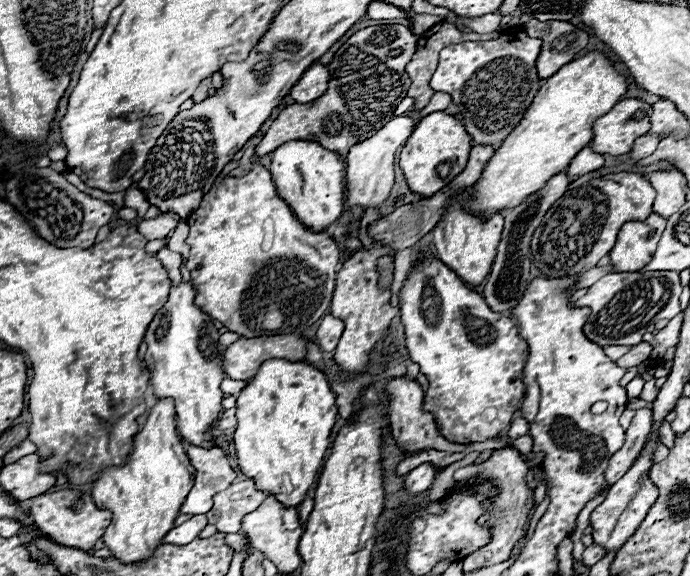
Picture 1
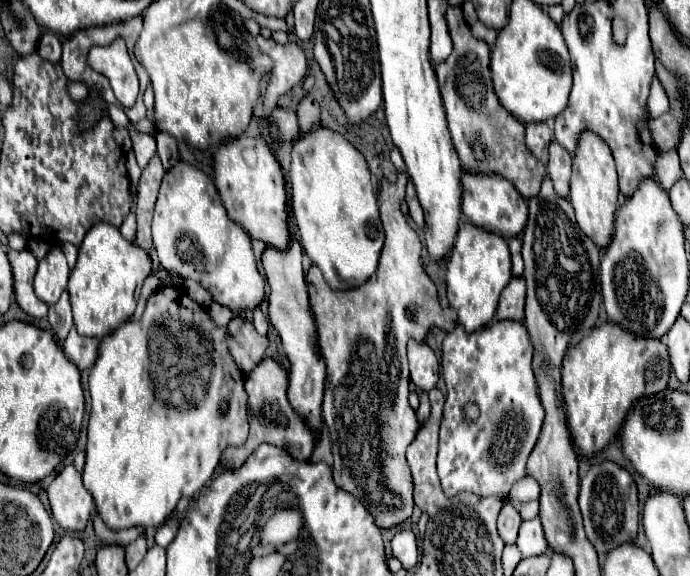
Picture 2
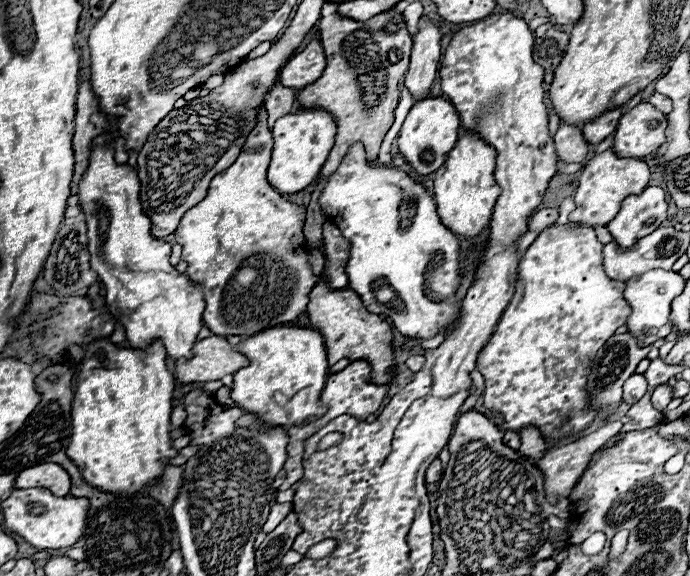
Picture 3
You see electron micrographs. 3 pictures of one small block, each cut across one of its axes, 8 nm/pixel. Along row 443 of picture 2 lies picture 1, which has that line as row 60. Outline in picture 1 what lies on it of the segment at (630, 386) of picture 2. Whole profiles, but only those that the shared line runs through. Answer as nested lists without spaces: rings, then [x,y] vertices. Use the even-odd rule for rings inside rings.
[[[594,50],[578,60],[568,62],[538,90],[524,118],[512,130],[512,134],[494,152],[484,174],[474,184],[474,194],[468,200],[468,210],[484,218],[518,206],[528,194],[534,194],[560,170],[568,168],[568,162],[592,140],[592,124],[596,118],[612,110],[628,90],[626,78],[610,64],[610,60]]]

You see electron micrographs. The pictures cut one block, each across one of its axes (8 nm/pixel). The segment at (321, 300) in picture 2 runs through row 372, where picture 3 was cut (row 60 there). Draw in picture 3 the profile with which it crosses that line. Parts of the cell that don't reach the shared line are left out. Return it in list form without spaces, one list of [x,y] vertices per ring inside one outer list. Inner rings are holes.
[[[326,2],[322,6],[322,18],[318,26],[320,42],[324,46],[328,64],[324,74],[314,84],[302,88],[302,92],[298,94],[298,102],[304,108],[318,108],[330,112],[338,124],[336,144],[320,170],[318,186],[312,192],[304,226],[306,242],[322,252],[322,224],[328,220],[328,216],[322,212],[318,198],[326,186],[326,180],[336,172],[352,144],[362,142],[366,148],[368,162],[376,162],[380,144],[394,122],[394,110],[398,106],[398,82],[408,70],[412,38],[406,30],[402,14],[396,14],[394,10],[378,14],[366,22],[356,22],[340,16],[338,4],[334,2]],[[380,82],[384,82],[384,92],[380,92]]]

